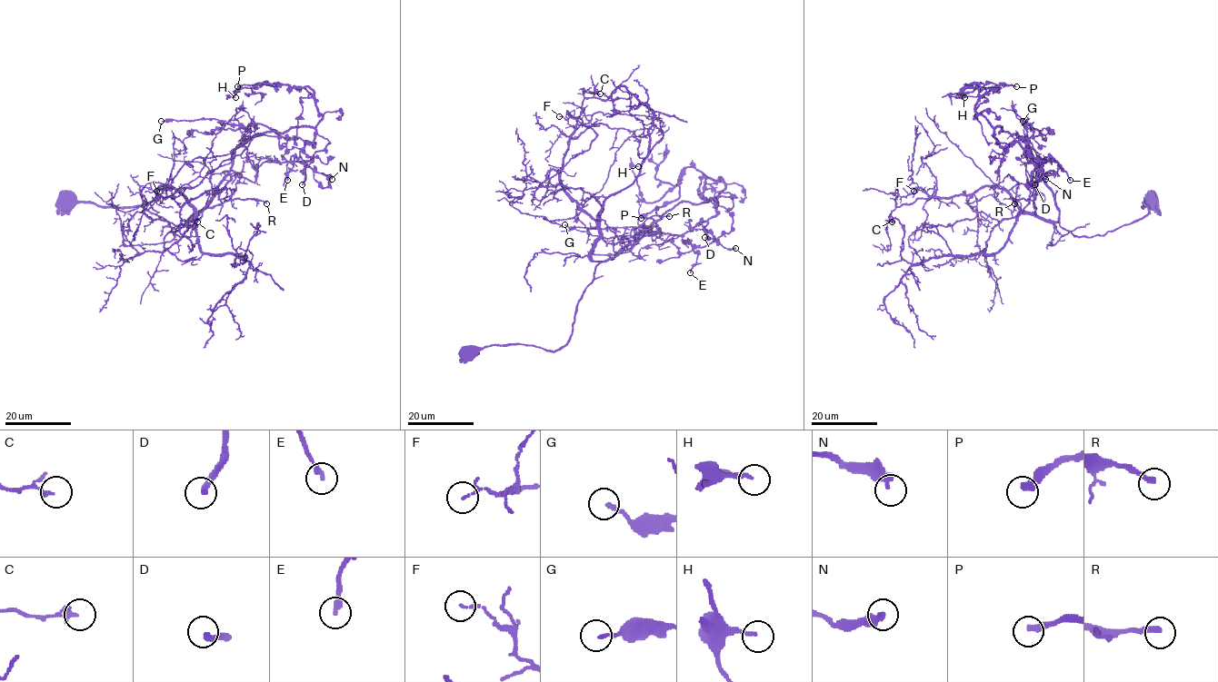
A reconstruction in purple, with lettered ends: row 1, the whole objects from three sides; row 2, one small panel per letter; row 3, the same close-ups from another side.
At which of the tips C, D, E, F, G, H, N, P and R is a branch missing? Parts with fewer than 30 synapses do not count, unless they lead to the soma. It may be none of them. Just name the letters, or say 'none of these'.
D, P

